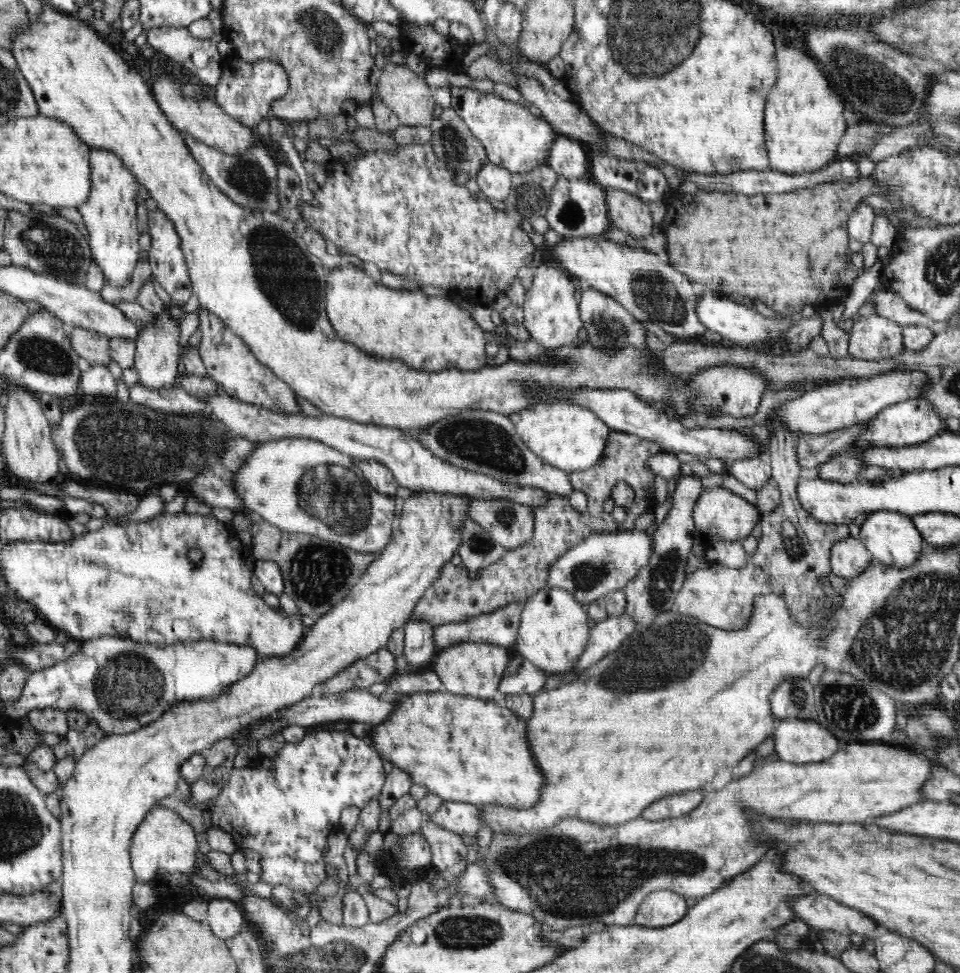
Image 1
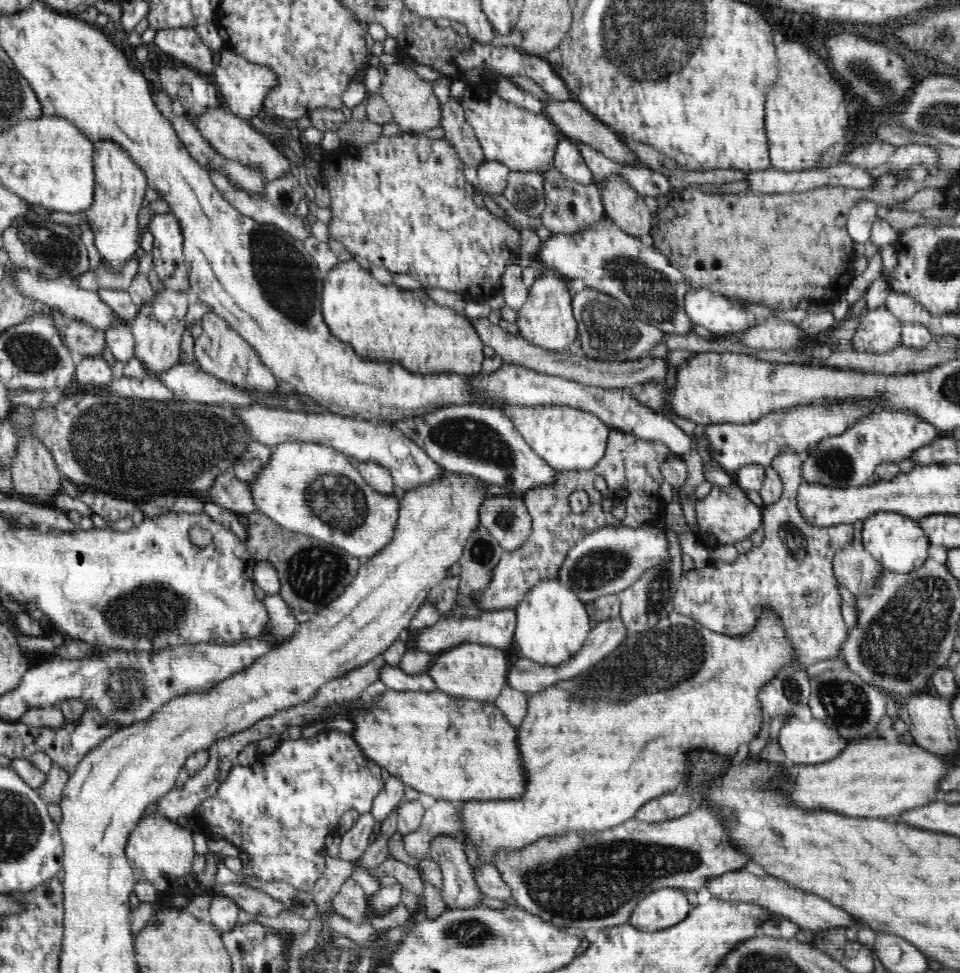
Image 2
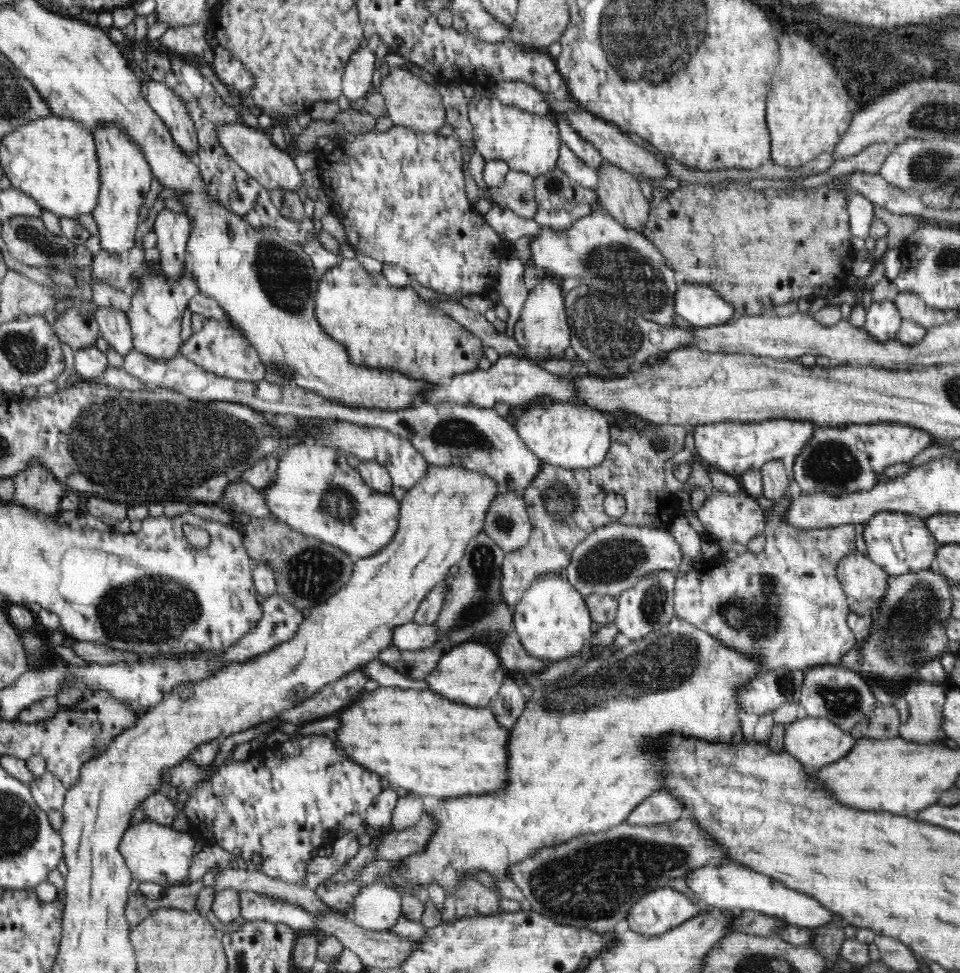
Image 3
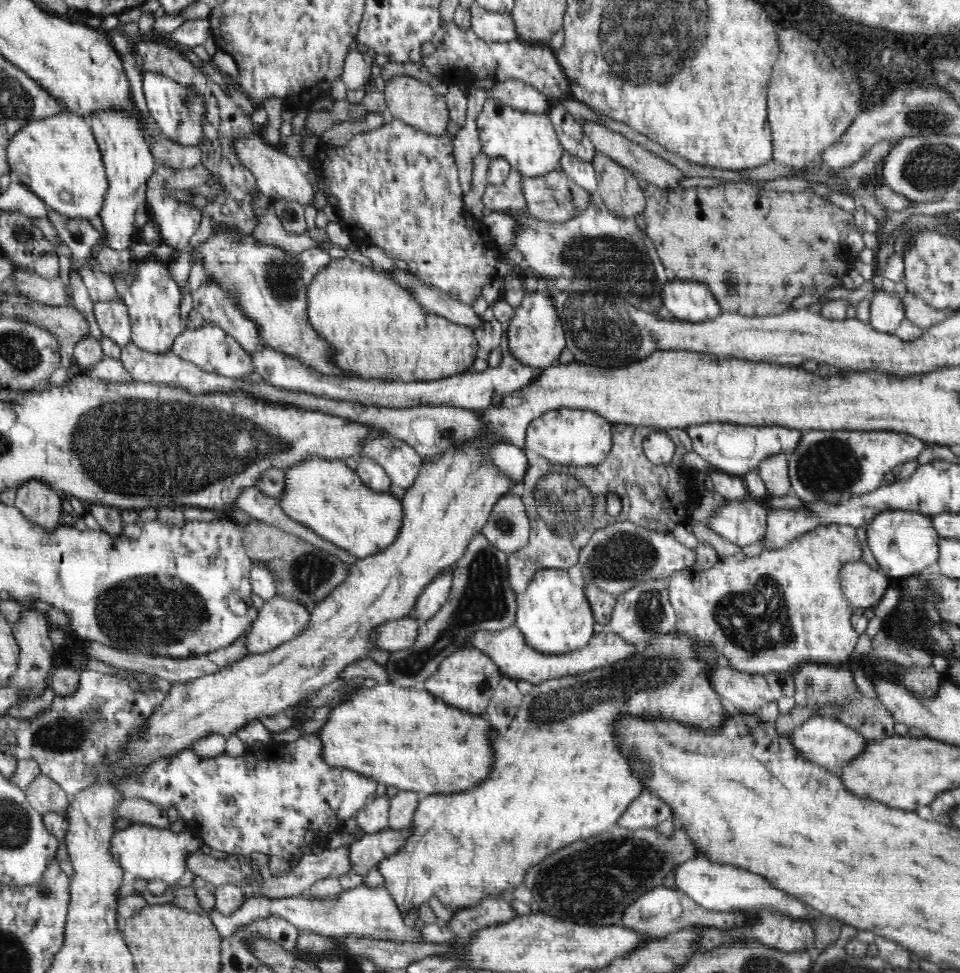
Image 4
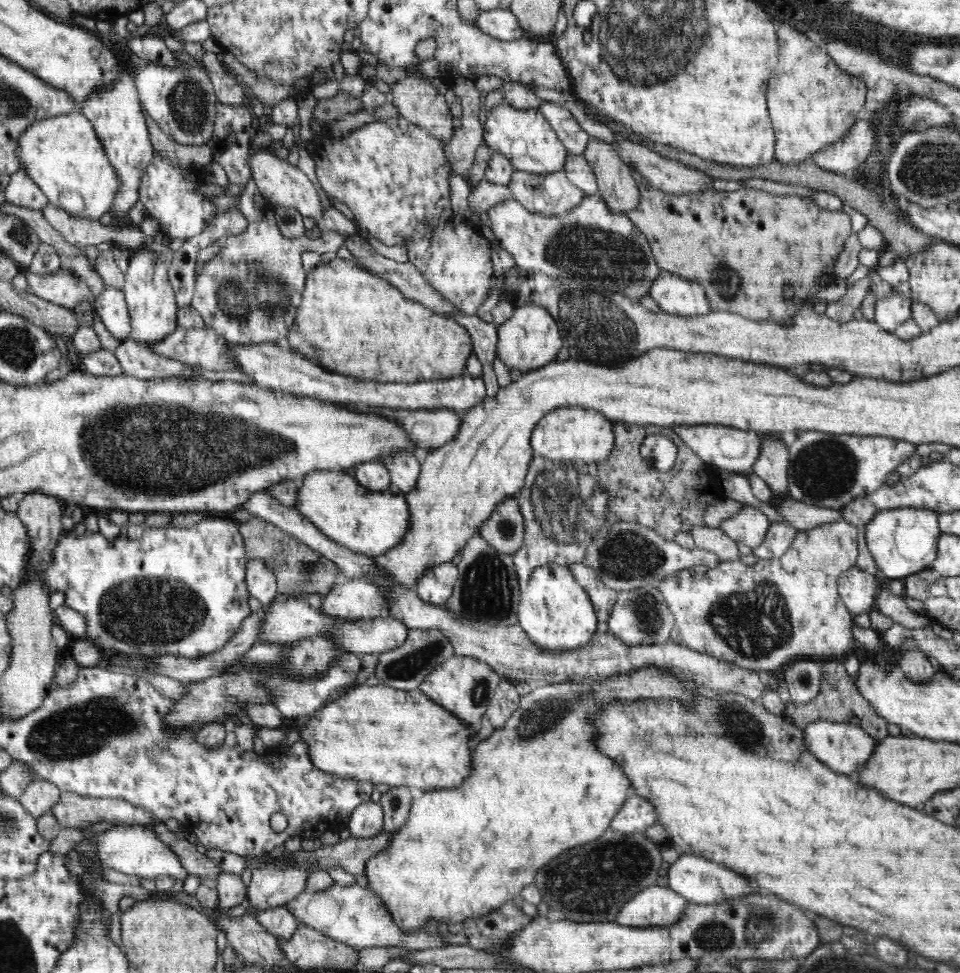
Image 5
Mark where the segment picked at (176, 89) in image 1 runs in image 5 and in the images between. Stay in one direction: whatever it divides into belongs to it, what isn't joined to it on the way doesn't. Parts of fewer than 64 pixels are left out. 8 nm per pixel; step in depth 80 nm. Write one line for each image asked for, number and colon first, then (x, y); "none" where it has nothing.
2: (235, 138)
3: (273, 168)
4: (278, 176)
5: (280, 182)

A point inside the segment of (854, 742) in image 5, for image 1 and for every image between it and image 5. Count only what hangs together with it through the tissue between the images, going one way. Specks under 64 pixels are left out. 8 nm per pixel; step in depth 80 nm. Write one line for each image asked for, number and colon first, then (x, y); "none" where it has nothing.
1: (799, 741)
2: (805, 743)
3: (816, 742)
4: (830, 743)

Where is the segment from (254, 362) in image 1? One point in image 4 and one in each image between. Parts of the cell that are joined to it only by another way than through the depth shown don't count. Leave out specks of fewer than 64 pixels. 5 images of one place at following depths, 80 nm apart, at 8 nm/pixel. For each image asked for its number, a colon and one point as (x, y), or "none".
2: (219, 350)
3: (217, 348)
4: (209, 347)

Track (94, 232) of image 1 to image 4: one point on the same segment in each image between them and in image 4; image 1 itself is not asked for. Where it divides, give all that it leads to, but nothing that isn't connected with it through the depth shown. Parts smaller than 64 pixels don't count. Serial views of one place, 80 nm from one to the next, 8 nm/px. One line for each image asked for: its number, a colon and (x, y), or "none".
2: (120, 187)
3: (125, 175)
4: (127, 156)

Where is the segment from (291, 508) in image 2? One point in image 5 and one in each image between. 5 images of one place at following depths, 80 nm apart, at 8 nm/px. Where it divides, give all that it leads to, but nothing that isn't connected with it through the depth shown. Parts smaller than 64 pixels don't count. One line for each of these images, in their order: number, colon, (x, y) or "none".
3: (316, 492)
4: (328, 497)
5: (368, 522)

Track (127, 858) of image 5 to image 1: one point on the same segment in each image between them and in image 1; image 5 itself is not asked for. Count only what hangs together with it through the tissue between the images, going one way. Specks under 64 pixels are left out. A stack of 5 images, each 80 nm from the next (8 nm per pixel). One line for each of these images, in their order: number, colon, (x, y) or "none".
1: (163, 840)
2: (158, 849)
3: (153, 852)
4: (145, 851)

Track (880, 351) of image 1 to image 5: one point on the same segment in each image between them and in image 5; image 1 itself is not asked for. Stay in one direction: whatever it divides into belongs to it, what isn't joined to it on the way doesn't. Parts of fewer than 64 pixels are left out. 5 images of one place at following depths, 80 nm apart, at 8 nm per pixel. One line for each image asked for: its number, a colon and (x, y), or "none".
2: (879, 331)
3: (882, 320)
4: (886, 311)
5: (890, 312)

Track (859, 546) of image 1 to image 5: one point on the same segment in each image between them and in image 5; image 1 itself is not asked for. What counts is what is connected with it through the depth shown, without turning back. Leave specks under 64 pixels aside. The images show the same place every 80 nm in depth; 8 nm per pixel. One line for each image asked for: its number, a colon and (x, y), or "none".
2: (854, 567)
3: (861, 579)
4: (863, 586)
5: (857, 589)

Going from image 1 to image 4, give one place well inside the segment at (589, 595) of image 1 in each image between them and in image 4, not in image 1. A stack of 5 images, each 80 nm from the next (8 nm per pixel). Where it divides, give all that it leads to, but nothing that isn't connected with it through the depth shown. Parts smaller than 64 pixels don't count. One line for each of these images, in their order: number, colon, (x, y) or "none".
2: (607, 561)
3: (613, 558)
4: (617, 557)

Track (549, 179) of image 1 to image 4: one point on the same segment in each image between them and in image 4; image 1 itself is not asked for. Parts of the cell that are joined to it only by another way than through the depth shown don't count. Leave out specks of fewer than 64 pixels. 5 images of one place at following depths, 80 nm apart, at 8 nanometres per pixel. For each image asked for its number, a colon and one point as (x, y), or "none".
2: (524, 190)
3: (516, 194)
4: (506, 196)

